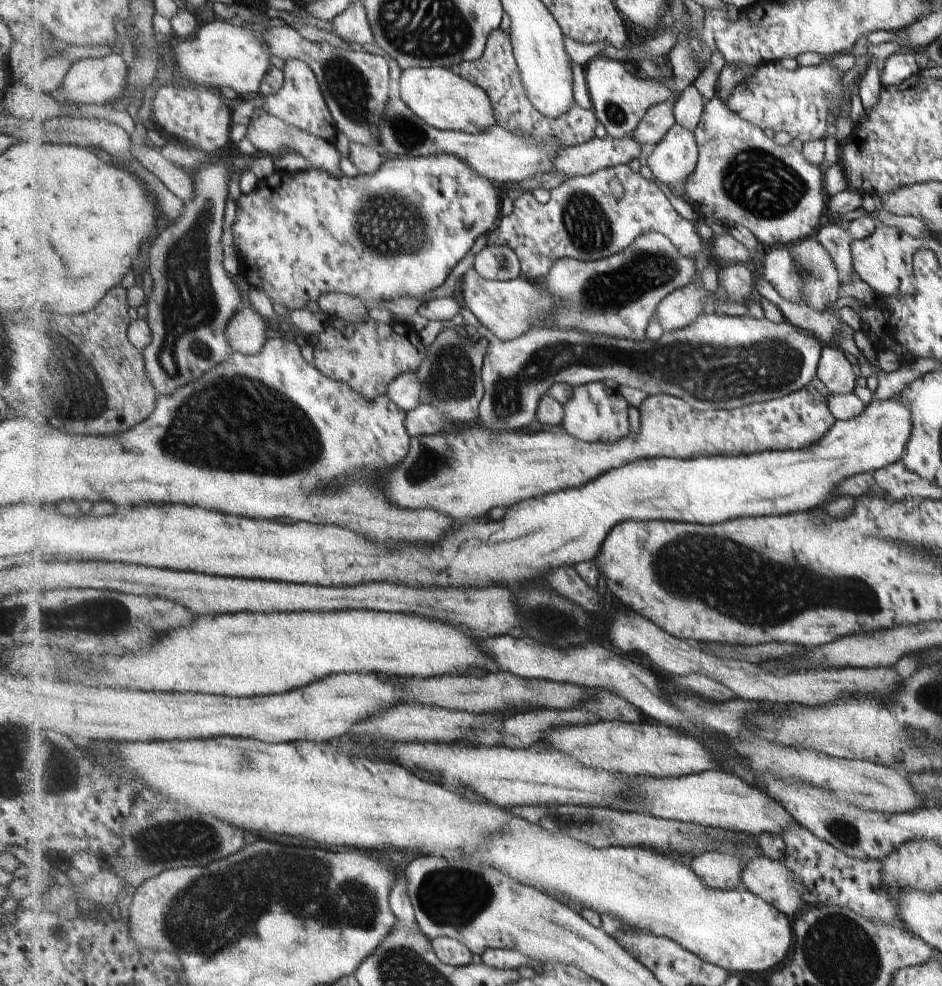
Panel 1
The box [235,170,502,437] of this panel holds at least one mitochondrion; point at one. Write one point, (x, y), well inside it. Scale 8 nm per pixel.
(402, 231)

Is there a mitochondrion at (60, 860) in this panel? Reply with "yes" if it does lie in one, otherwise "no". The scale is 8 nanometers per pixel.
no

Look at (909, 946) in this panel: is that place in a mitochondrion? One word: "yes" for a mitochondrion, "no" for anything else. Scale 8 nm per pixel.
no

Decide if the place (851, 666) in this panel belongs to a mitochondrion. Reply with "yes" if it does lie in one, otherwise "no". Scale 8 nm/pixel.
no

